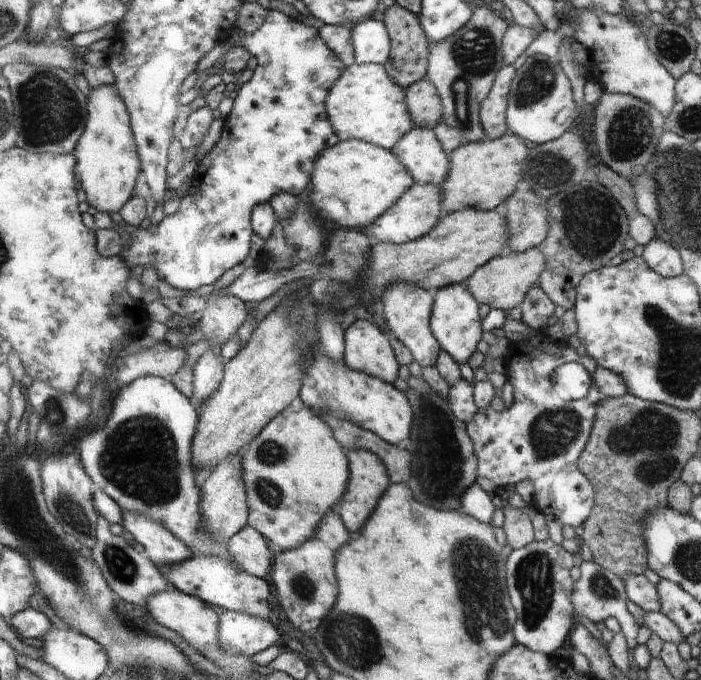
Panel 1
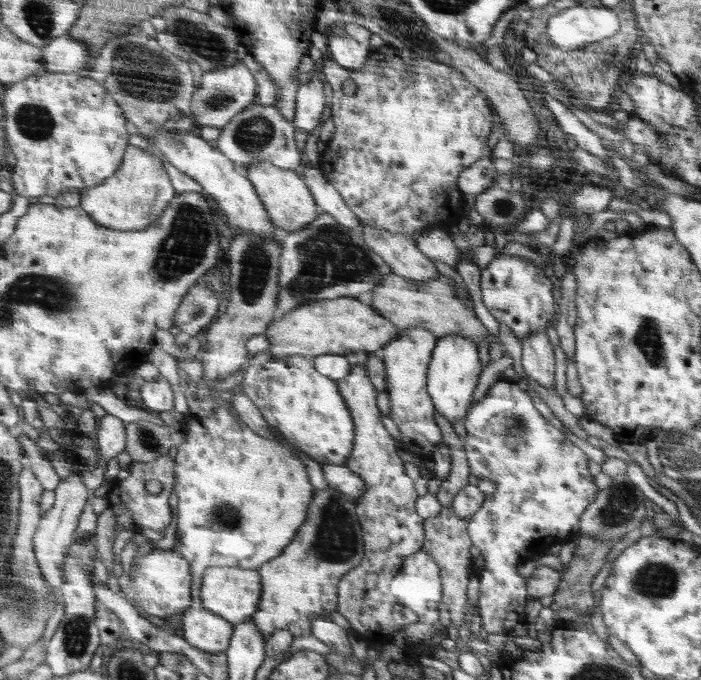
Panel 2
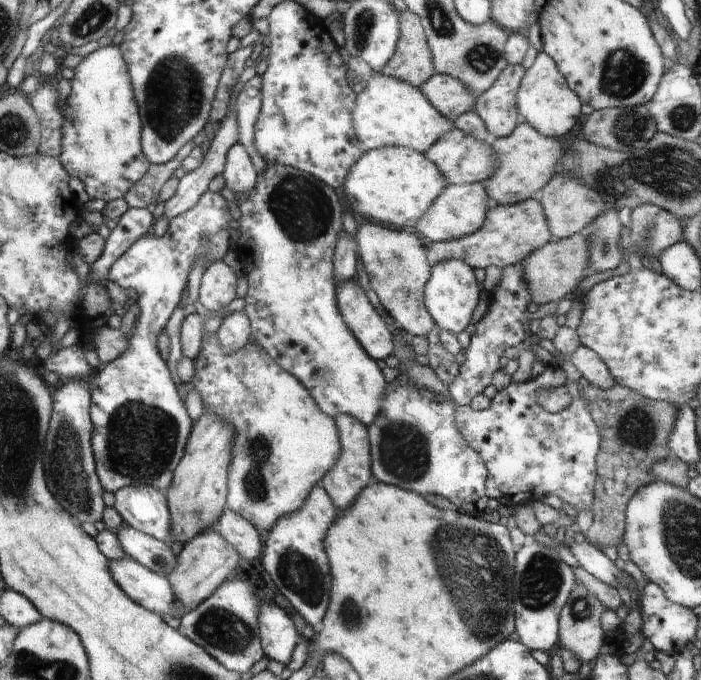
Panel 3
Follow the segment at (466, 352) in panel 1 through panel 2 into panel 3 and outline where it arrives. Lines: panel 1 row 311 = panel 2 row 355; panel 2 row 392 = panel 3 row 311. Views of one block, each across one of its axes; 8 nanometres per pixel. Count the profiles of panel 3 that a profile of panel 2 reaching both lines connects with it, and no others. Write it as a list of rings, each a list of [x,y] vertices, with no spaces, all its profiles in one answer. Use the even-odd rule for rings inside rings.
[[[446,257],[440,259],[434,265],[434,278],[430,279],[430,286],[425,286],[425,305],[430,306],[430,314],[438,318],[438,326],[441,329],[458,332],[466,328],[470,322],[470,316],[478,304],[480,286],[474,278],[474,270],[461,258]]]

